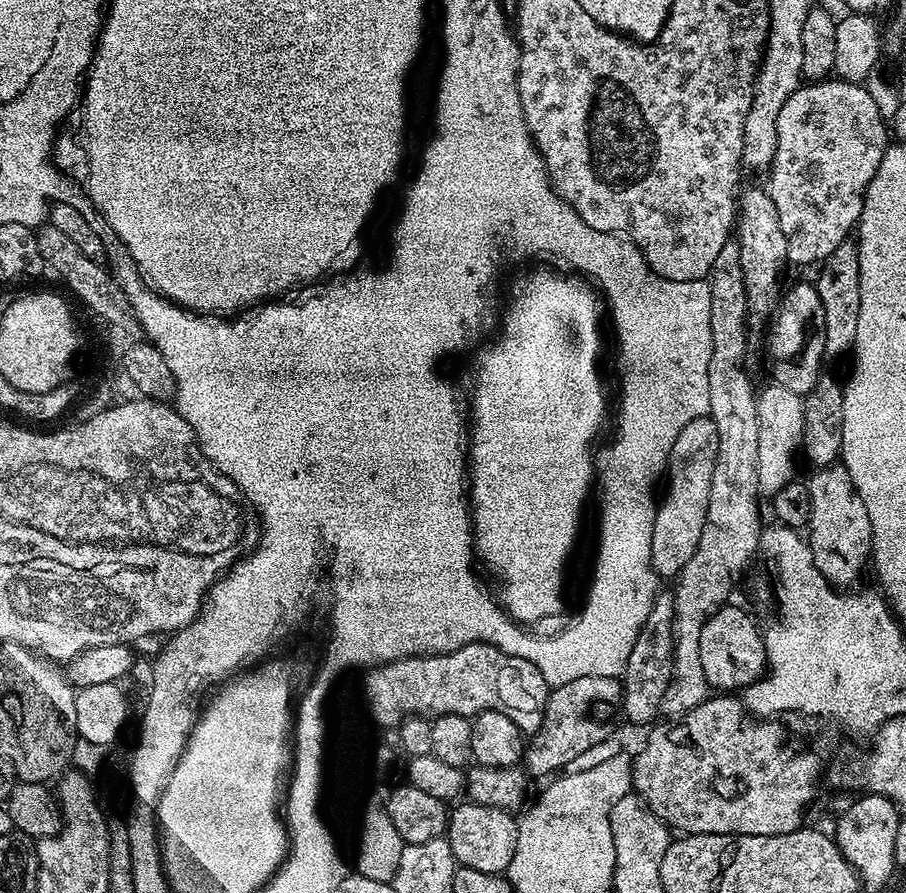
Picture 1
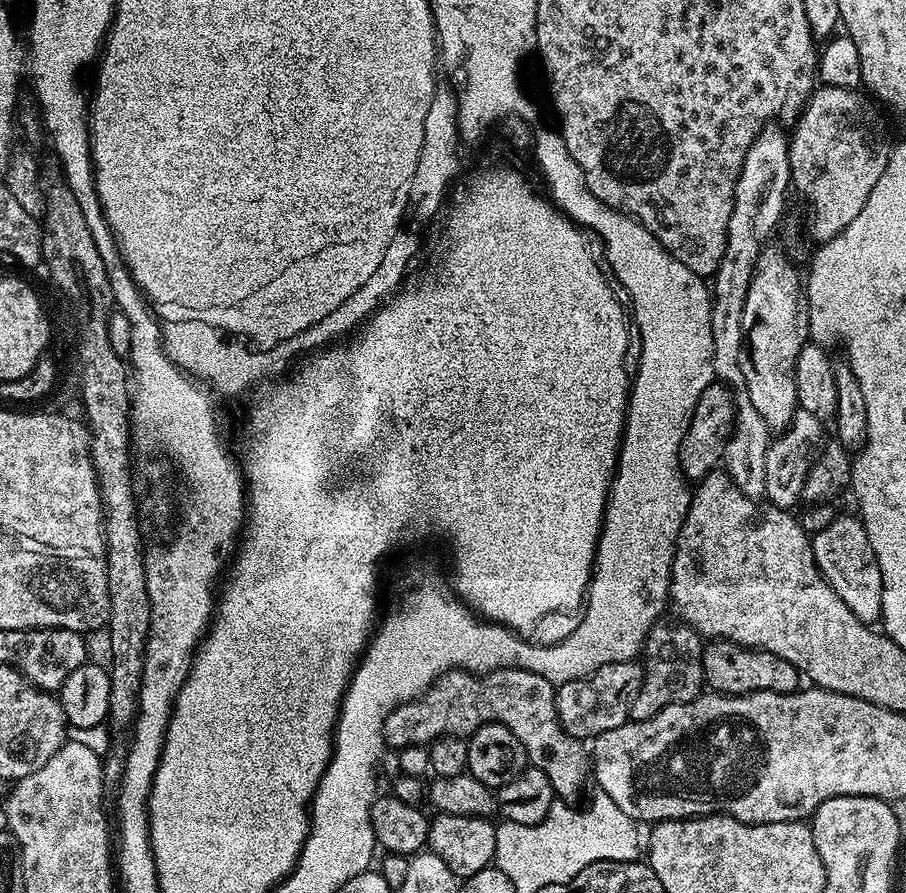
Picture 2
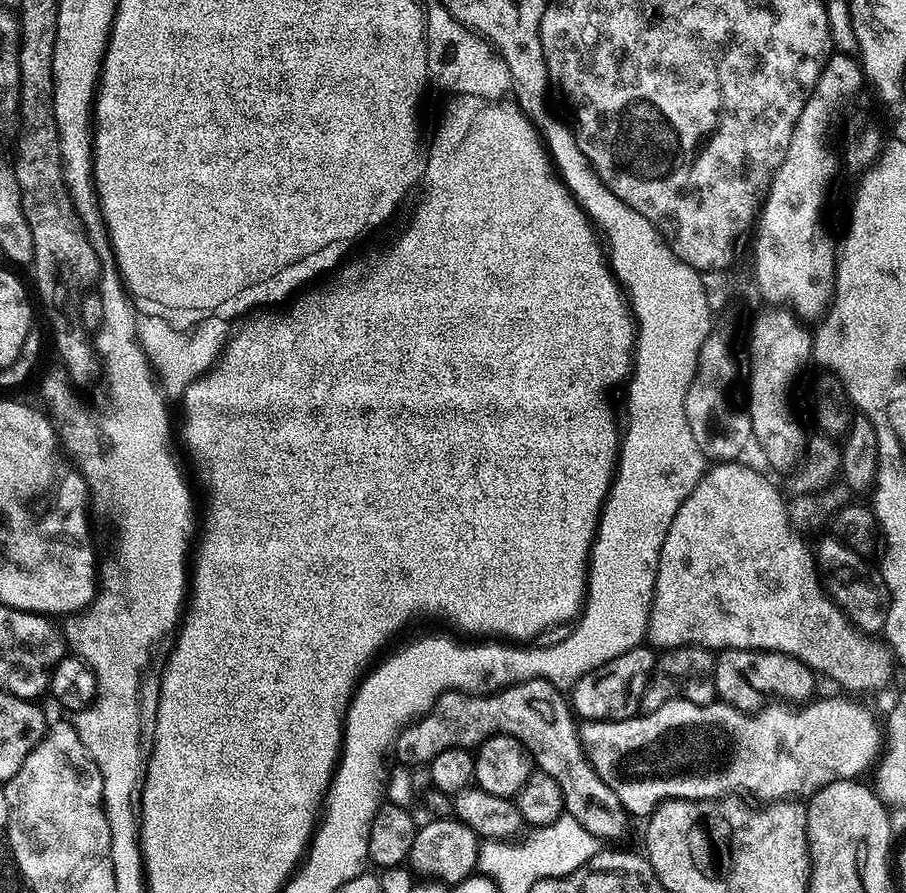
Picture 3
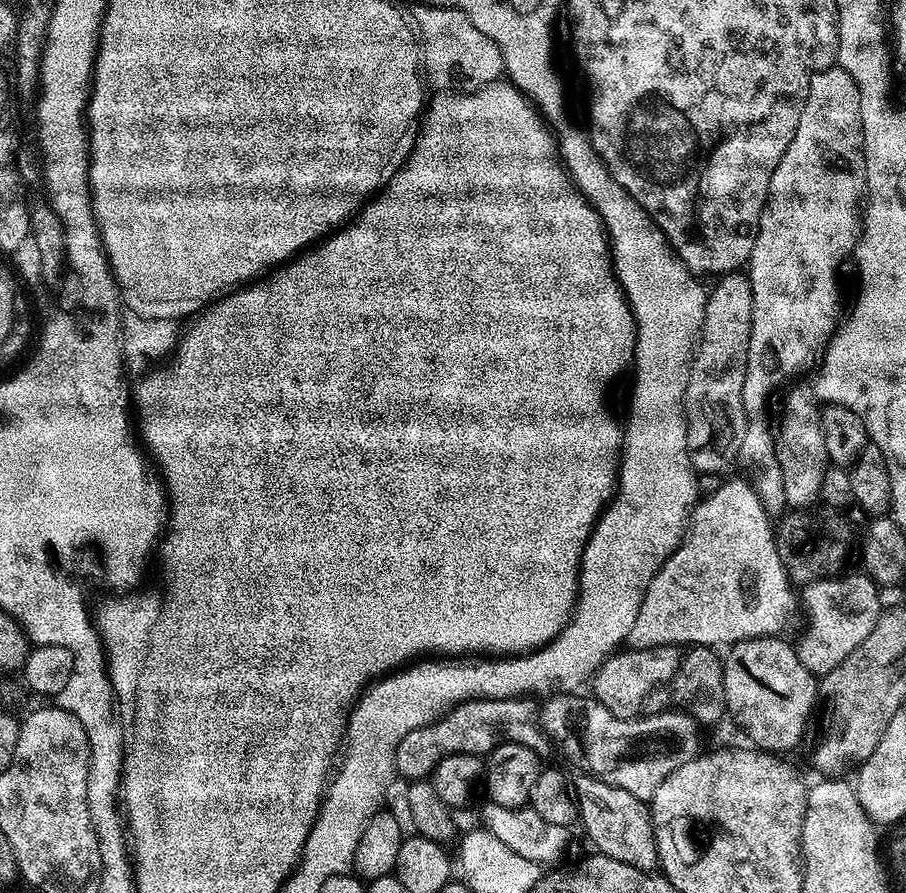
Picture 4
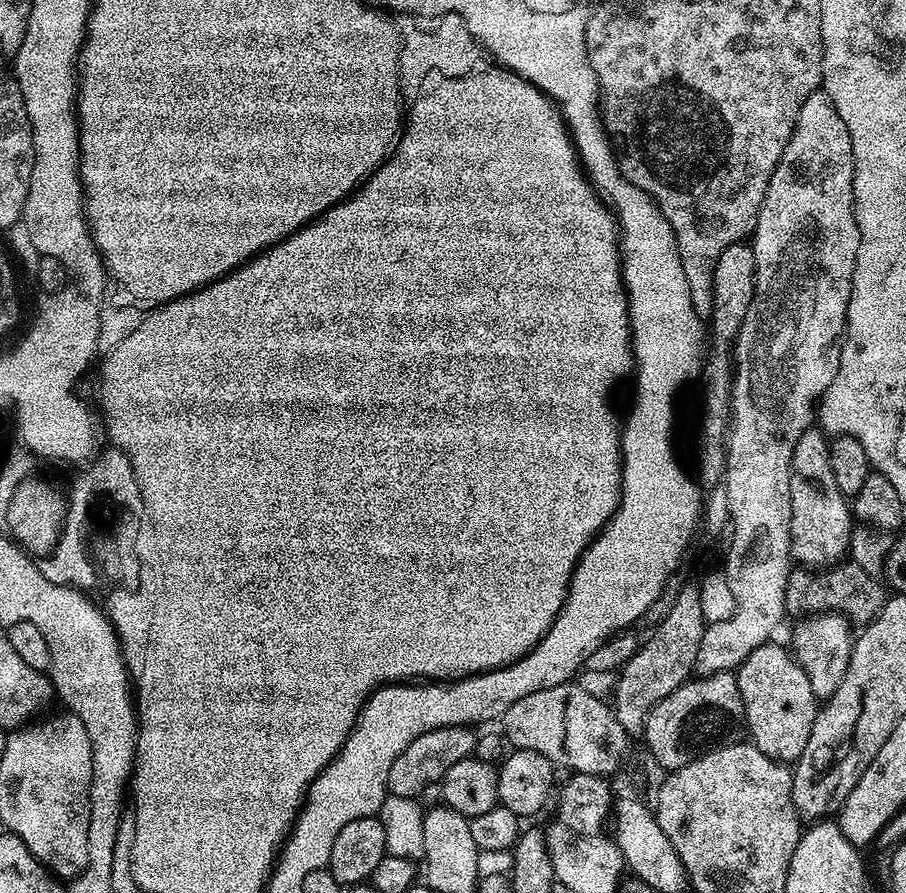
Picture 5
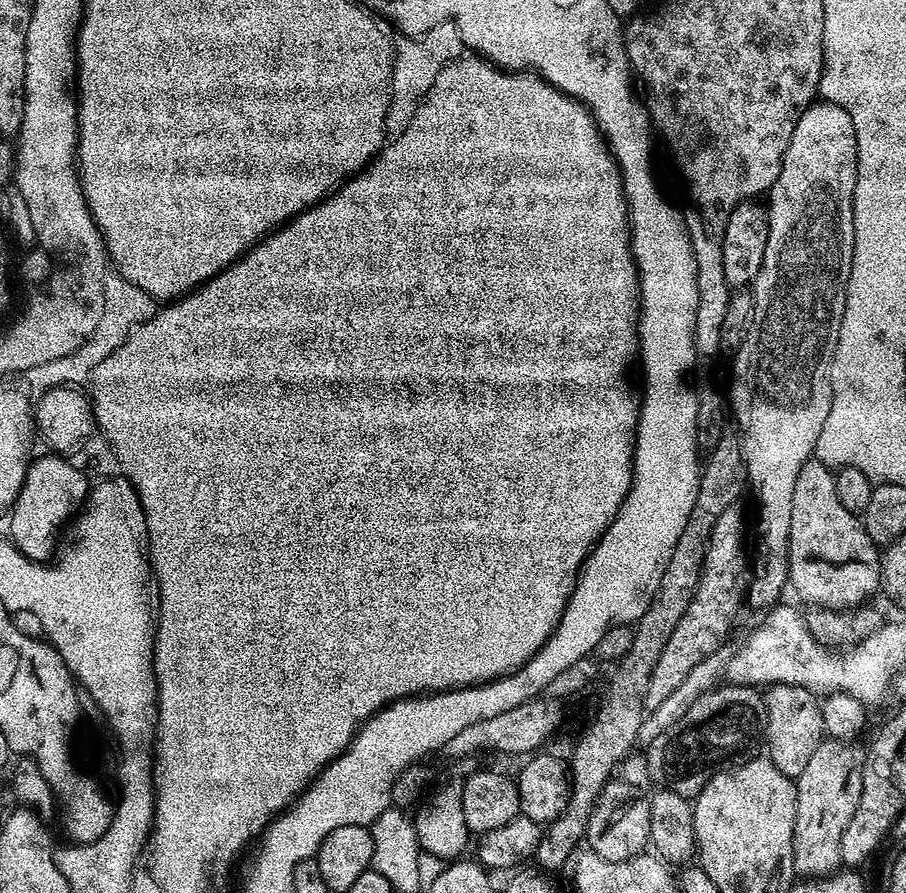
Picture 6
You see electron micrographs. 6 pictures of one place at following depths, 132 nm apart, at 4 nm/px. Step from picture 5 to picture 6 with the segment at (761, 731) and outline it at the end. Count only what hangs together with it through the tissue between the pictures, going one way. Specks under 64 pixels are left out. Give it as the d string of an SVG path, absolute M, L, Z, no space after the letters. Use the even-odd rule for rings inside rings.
M789 684L771 685L763 693L764 705L766 706L766 740L768 736L767 759L771 760L782 774L790 777L798 777L806 765L810 763L810 757L814 750L825 739L824 723L822 722L821 701L818 697L802 686L790 686Z

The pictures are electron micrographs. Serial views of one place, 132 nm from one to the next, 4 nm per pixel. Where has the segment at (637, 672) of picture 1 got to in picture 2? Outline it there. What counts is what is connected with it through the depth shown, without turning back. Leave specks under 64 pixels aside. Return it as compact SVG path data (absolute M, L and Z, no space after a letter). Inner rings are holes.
M658 622L648 632L648 639L642 649L644 677L642 690L630 706L632 720L649 720L666 706L685 704L696 699L705 691L704 678L704 645L699 632L683 622L664 624Z

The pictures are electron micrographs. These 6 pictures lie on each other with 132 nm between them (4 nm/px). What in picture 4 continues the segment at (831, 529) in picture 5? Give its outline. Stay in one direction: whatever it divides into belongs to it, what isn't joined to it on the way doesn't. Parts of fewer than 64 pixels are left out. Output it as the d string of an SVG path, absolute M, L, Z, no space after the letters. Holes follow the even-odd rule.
M811 387L796 388L784 400L784 417L778 424L776 457L782 470L782 486L786 490L786 505L792 510L808 510L821 499L825 472L830 468L826 454L826 441L820 421L821 405Z

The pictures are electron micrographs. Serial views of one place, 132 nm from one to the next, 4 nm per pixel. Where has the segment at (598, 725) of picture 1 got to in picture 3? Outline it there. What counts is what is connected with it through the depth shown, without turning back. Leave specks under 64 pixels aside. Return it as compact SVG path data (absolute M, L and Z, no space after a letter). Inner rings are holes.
M637 646L626 650L626 654L618 654L618 658L583 676L570 689L570 707L573 713L581 721L629 720L637 715L640 712L642 694L656 666L656 657L657 653L651 647Z

